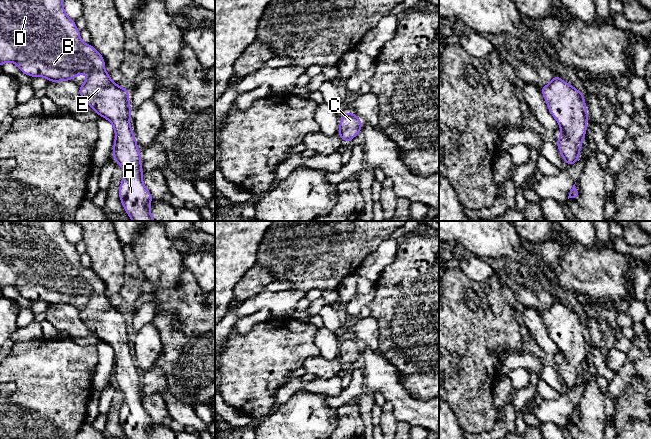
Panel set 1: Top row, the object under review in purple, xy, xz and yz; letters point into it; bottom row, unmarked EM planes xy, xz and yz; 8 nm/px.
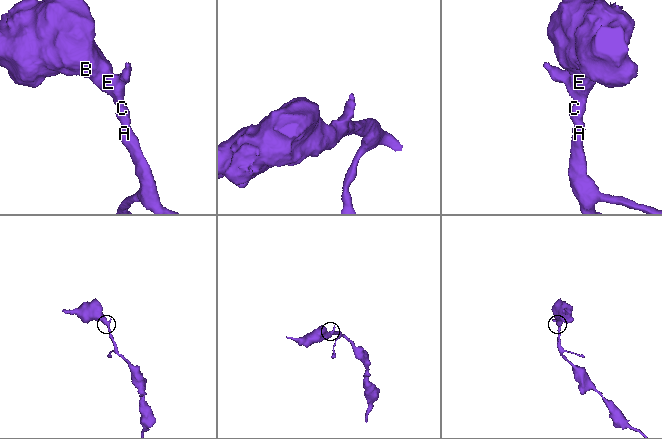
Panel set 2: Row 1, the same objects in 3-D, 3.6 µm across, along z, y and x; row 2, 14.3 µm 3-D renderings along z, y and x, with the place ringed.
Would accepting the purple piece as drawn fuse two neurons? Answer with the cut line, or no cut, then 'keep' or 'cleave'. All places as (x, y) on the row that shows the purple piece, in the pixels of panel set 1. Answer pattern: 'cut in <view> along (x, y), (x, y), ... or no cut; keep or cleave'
no cut; keep

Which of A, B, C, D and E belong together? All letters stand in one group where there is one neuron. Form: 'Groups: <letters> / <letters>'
Groups: A B C D E

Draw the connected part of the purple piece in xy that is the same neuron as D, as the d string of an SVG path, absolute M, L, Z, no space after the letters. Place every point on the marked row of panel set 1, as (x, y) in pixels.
M0 0L0 66L5 62L15 63L26 75L47 78L50 82L70 81L79 74L89 75L88 79L79 86L79 94L91 109L110 121L114 127L113 158L124 170L119 187L119 198L123 207L133 221L156 221L150 215L153 197L142 180L141 154L129 123L132 111L128 89L120 87L111 80L109 73L104 69L103 56L91 44L85 44L81 40L75 21L65 13L63 0Z

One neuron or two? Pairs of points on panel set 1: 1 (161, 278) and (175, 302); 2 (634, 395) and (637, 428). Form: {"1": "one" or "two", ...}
{"1": "two", "2": "one"}

